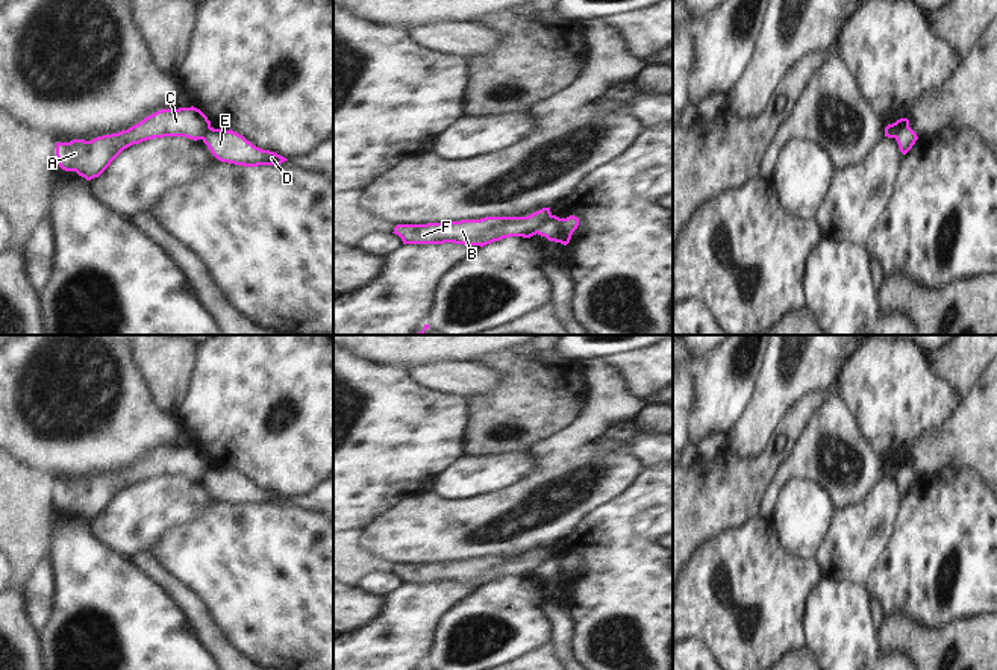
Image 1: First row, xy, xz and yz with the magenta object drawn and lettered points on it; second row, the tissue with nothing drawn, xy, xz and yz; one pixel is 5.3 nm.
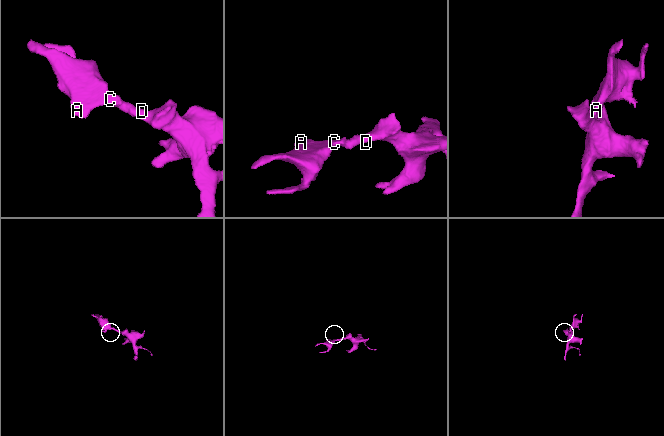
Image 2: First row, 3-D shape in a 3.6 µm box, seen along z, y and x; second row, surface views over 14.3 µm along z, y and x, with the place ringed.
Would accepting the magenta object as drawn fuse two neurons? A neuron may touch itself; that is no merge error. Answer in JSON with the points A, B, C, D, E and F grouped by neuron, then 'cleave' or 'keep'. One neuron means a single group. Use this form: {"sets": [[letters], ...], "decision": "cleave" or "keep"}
{"sets": [["A", "B", "C", "F"], ["D", "E"]], "decision": "cleave"}

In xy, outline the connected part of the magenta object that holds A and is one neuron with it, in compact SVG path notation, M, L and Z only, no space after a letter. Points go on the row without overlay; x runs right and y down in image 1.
M197 447L161 449L138 464L118 473L97 476L91 481L73 479L56 482L56 497L65 511L76 511L91 520L98 517L127 487L153 477L185 476L203 479L211 461Z

